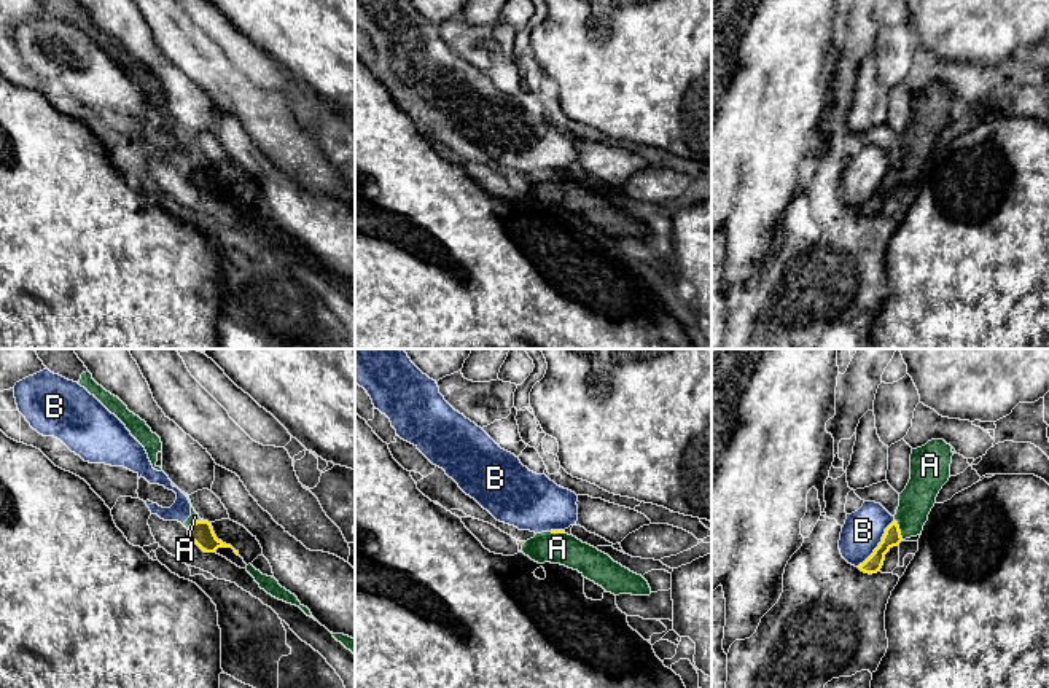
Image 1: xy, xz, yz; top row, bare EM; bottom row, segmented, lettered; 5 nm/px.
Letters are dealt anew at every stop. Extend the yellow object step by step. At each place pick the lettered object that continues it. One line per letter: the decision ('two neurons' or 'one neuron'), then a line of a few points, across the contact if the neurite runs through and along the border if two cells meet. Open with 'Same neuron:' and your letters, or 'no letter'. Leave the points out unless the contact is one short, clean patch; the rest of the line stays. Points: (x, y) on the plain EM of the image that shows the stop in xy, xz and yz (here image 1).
Same neuron: no letter
A: two neurons; line yz (895, 163), (903, 182)
B: two neurons

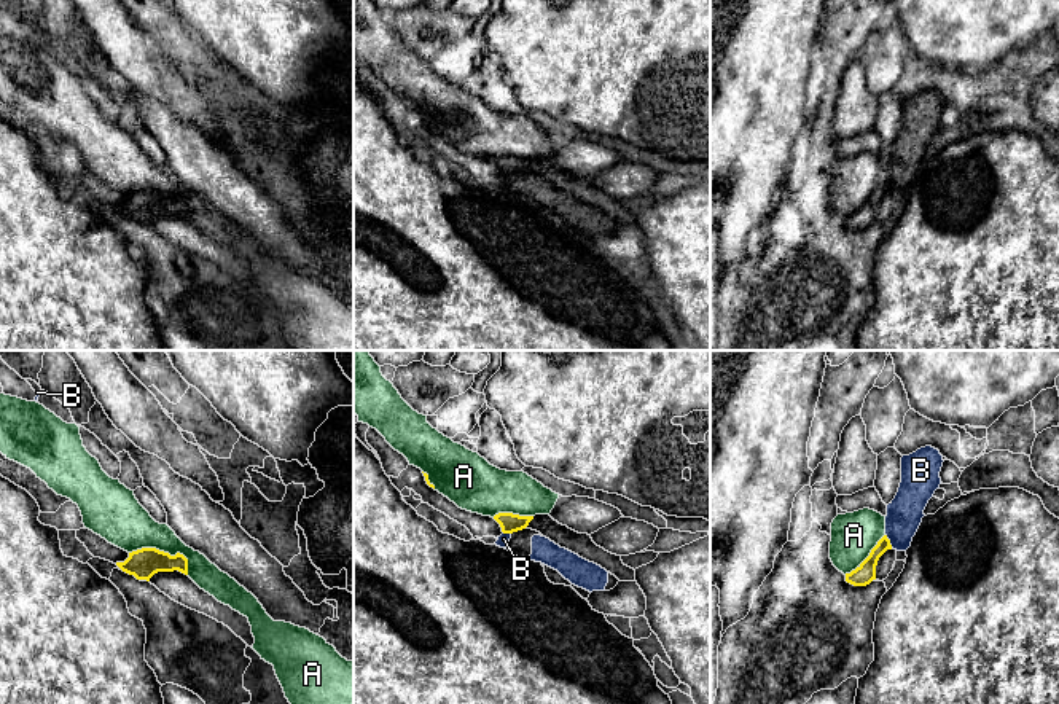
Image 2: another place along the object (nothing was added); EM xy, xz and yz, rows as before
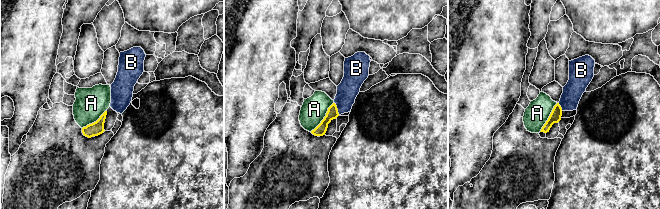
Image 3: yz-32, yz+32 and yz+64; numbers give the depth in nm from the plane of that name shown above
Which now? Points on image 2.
Same neuron: no letter
A: two neurons
B: two neurons; line yz (886, 177), (892, 190)

